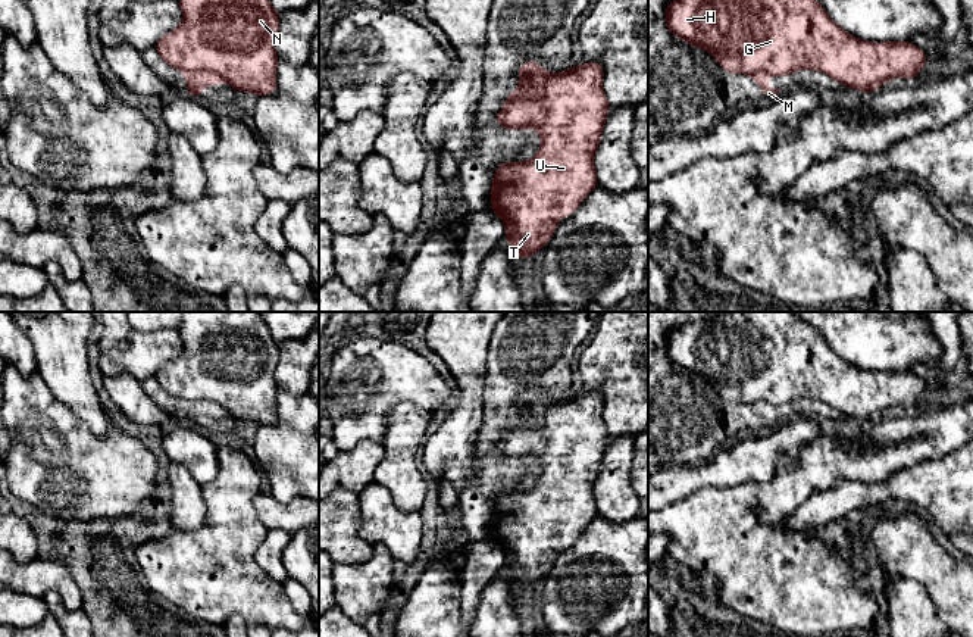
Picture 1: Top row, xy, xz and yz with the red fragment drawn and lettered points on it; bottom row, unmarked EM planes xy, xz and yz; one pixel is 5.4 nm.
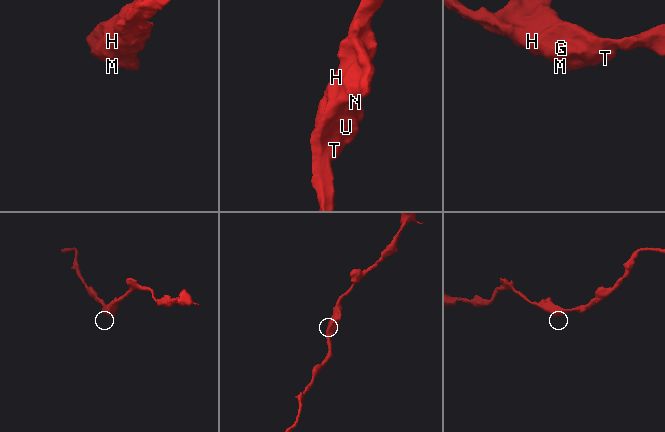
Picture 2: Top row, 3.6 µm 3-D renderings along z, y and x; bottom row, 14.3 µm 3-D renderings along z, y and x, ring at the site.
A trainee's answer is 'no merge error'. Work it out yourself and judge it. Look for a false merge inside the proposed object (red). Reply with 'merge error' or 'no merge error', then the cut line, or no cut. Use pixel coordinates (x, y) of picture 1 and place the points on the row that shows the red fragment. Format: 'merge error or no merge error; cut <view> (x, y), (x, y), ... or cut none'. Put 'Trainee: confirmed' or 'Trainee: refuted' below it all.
merge error; cut xy (184, 72), (213, 71), (225, 80)
Trainee: refuted

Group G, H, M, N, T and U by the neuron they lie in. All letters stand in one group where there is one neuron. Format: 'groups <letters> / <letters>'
groups G H N T U / M

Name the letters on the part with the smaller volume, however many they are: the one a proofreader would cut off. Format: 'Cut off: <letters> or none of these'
Cut off: M

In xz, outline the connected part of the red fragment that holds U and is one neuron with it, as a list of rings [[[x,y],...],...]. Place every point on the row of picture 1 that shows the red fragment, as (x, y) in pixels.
[[[526,60],[519,68],[519,87],[504,99],[504,107],[494,121],[509,129],[535,128],[541,137],[541,146],[534,159],[528,162],[500,163],[491,185],[491,212],[497,213],[506,225],[504,237],[510,244],[513,259],[534,257],[553,237],[559,219],[570,216],[585,197],[597,188],[594,154],[601,140],[603,127],[610,110],[603,90],[604,71],[598,62],[584,62],[560,74],[551,74],[538,66],[536,60]]]

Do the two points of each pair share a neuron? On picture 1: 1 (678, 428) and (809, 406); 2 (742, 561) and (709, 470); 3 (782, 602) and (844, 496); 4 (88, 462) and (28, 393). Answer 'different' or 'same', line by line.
1: same
2: different
3: different
4: same

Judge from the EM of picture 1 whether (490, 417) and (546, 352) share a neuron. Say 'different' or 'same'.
same

